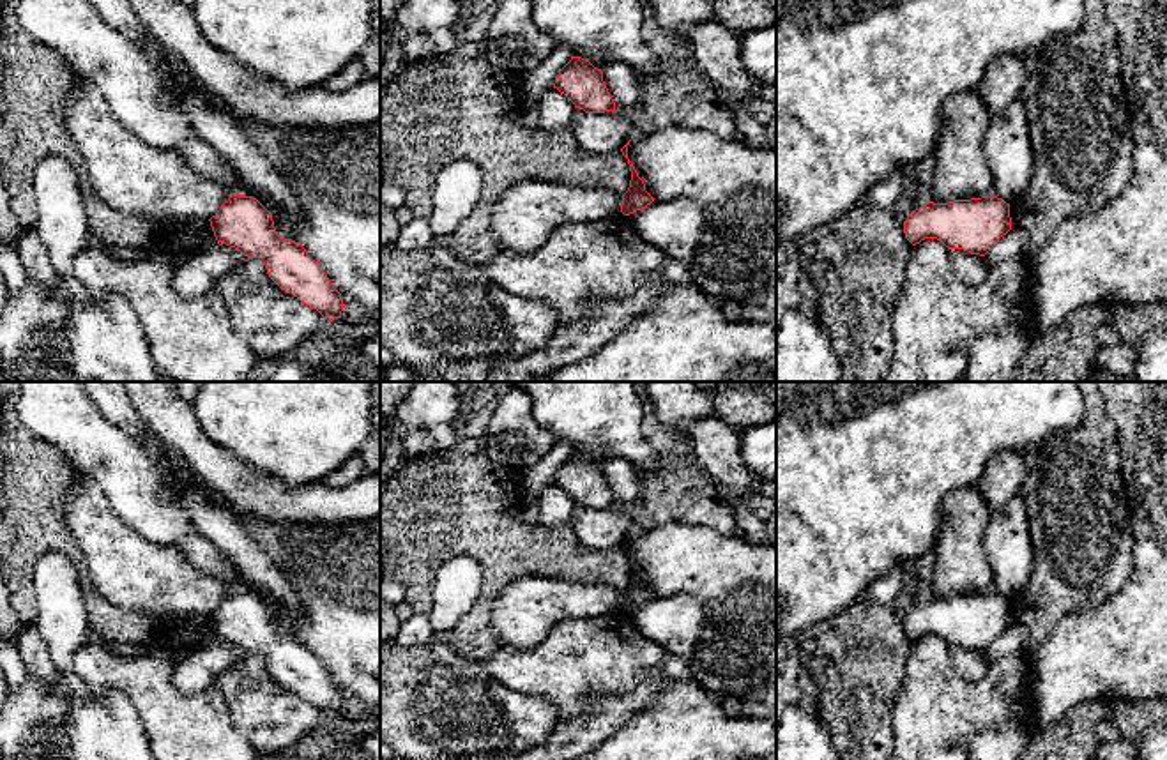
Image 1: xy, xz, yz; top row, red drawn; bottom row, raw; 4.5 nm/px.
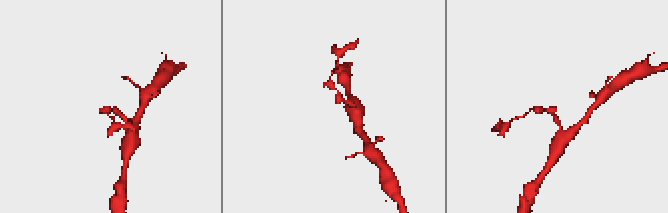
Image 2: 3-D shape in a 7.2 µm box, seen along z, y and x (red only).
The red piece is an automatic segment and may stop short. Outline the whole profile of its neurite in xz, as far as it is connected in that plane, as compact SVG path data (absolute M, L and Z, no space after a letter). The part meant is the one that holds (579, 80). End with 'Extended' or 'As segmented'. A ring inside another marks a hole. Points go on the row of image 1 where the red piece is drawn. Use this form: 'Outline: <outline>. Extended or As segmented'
Outline: M582 57L571 60L555 76L553 88L585 113L614 111L615 103L603 81L601 69Z. As segmented

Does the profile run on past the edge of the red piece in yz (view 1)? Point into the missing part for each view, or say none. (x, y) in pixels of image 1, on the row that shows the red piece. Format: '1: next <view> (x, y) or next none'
1: next none

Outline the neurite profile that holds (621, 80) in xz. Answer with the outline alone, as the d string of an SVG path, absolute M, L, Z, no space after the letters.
M610 60L601 67L603 81L615 103L615 110L626 110L638 104L638 81L631 67Z

